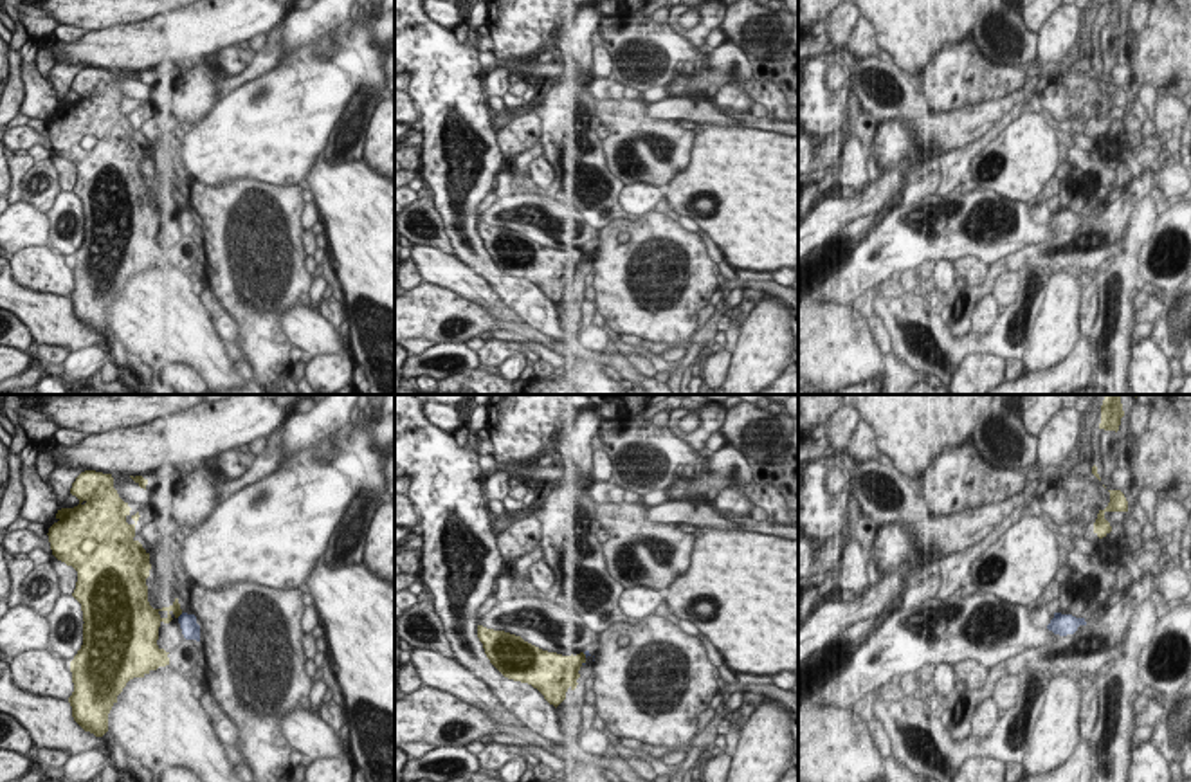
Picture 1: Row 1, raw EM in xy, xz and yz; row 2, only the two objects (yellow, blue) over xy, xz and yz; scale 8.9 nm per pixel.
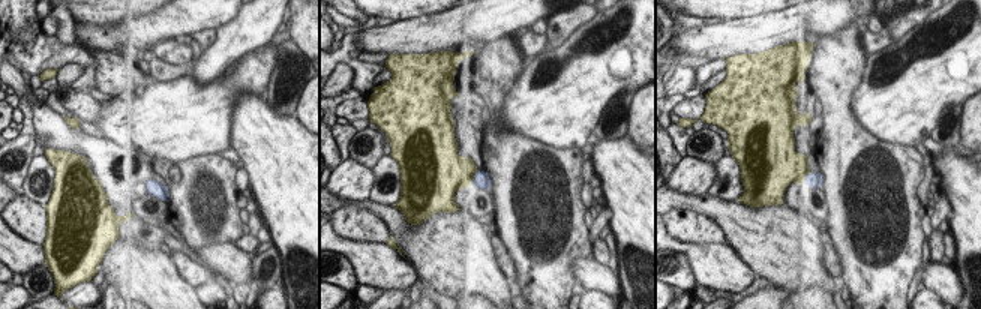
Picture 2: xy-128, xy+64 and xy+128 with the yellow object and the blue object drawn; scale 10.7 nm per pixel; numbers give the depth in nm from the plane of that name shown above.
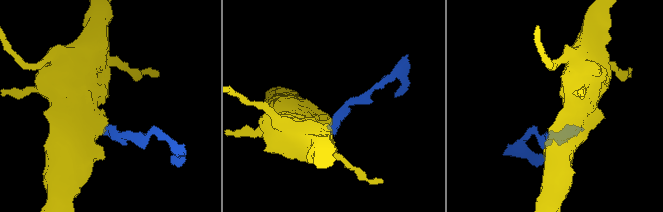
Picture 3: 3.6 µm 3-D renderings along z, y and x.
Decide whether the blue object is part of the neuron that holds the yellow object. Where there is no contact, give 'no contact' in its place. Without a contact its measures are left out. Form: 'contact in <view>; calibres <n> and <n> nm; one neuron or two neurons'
contact in xy; calibres 160 and 160 nm; two neurons

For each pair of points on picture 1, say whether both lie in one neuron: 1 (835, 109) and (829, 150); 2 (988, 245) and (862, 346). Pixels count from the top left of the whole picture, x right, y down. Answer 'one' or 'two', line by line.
1: one
2: two

